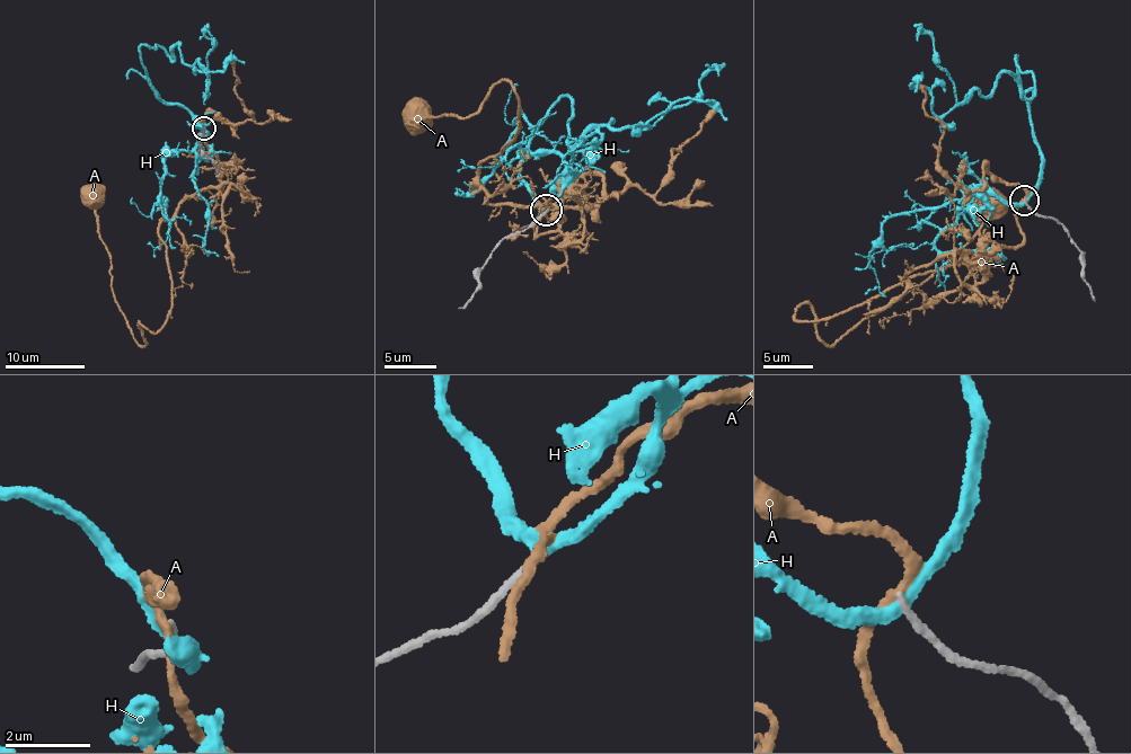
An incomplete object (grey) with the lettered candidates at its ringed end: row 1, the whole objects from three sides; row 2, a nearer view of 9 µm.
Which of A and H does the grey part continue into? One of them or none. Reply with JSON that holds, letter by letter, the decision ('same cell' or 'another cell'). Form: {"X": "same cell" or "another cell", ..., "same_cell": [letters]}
{"A": "another cell", "H": "another cell", "same_cell": []}

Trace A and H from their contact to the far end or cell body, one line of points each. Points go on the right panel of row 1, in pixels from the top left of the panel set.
A: (1024, 200), (1022, 242), (965, 256), (989, 263), (796, 320), (813, 308), (830, 345), (973, 239), (988, 200)
H: (1024, 202), (1042, 153), (1016, 58), (1032, 95), (1006, 72), (945, 114), (916, 82), (915, 92)

